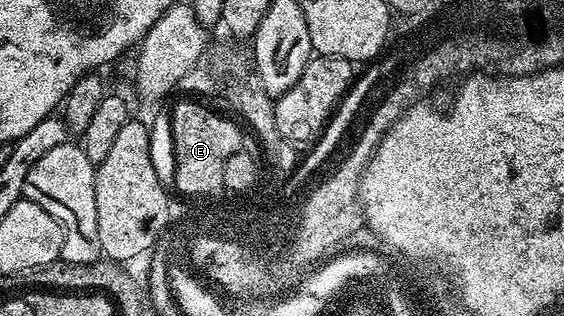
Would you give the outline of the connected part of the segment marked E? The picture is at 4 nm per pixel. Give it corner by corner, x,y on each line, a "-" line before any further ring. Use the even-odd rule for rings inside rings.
180,99
184,100
178,101
170,108
174,158
176,159
174,188
175,191
180,191
181,197
188,198
192,192
200,195
201,192
212,192
212,188
220,188
220,168
226,166
230,154
241,151
241,125
235,119
232,121
227,120
224,116
219,116
214,109
207,108
207,106
212,106
199,99

